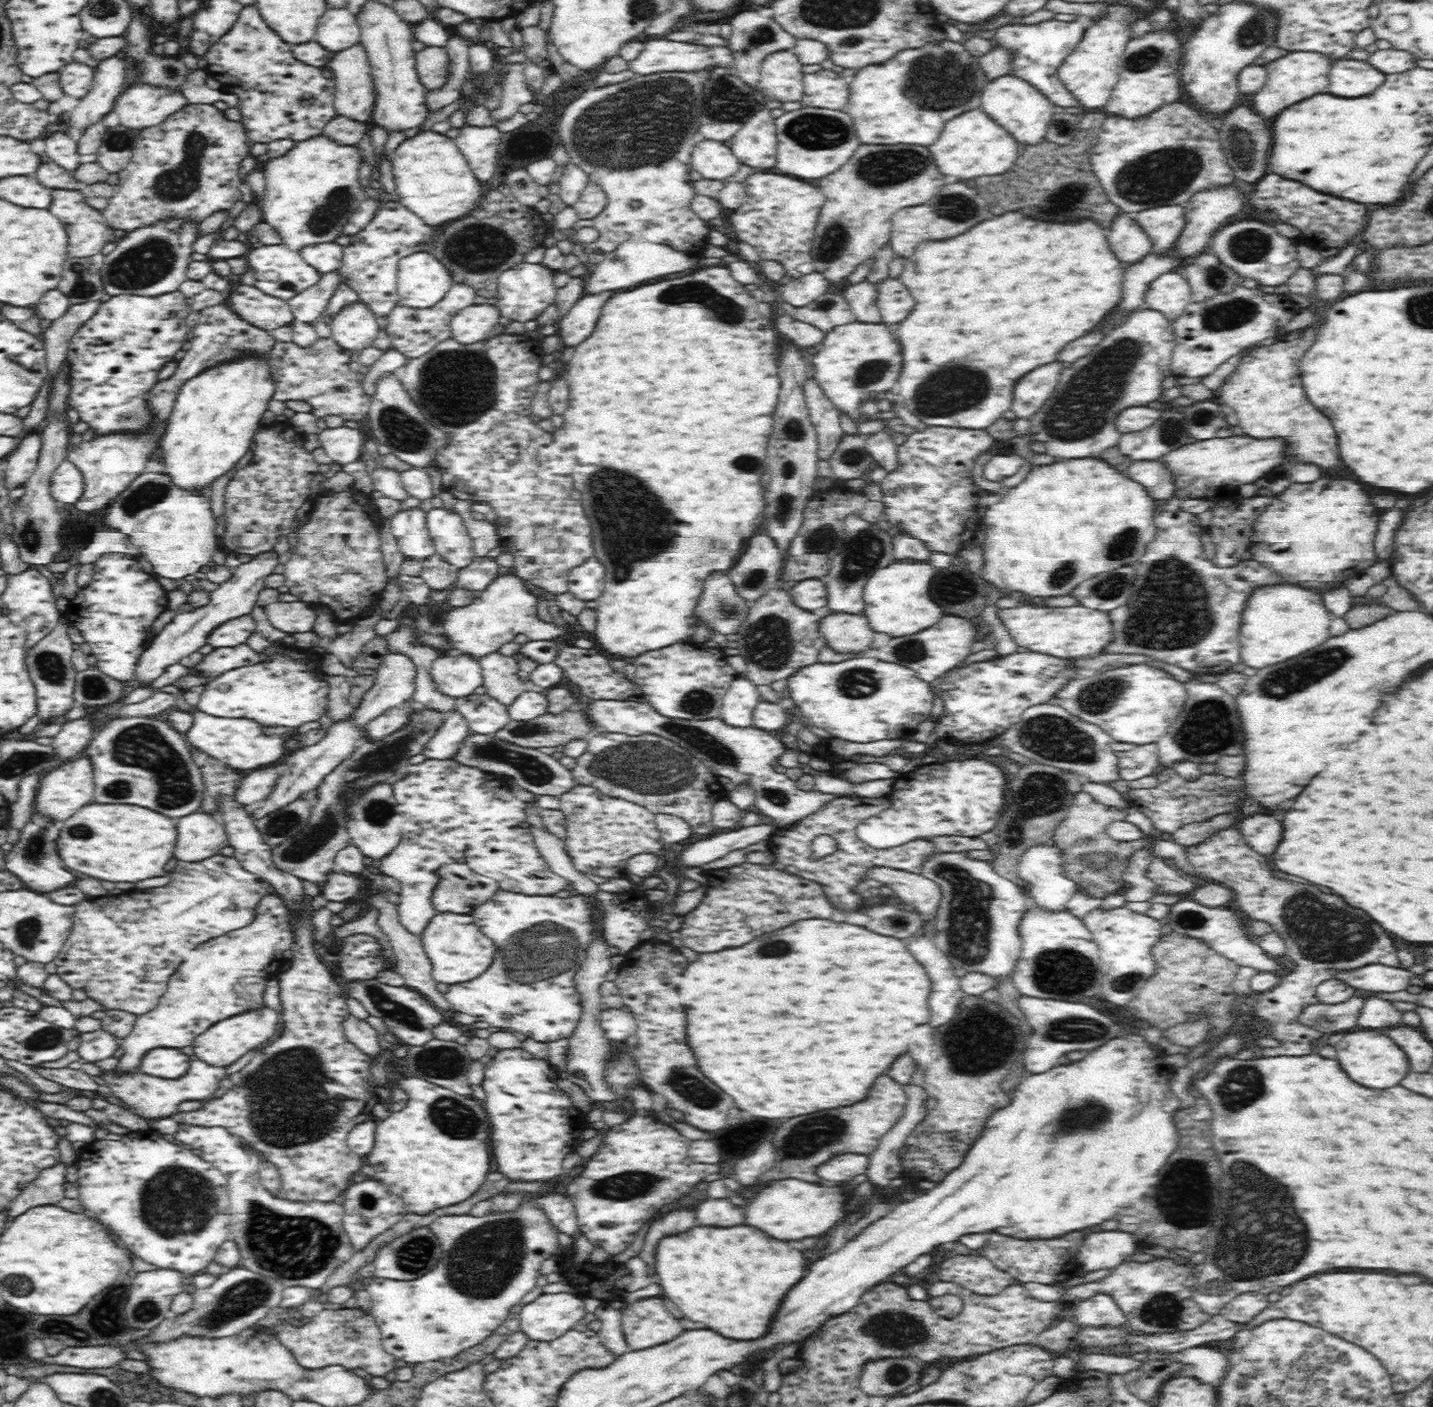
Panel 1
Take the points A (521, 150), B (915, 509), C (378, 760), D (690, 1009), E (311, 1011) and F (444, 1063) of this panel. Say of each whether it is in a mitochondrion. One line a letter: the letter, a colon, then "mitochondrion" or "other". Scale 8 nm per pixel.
A: other
B: other
C: mitochondrion
D: other
E: other
F: mitochondrion

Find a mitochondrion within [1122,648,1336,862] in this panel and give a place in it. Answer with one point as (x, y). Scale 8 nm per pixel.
(1208, 725)

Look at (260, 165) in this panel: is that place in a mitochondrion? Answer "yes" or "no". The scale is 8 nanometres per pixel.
no

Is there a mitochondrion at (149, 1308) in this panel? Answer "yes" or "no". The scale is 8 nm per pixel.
yes

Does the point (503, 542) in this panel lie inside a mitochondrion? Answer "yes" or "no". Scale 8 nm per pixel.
no

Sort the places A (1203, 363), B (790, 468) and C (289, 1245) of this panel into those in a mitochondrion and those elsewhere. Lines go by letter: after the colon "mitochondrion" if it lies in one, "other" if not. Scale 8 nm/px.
A: other
B: mitochondrion
C: mitochondrion

